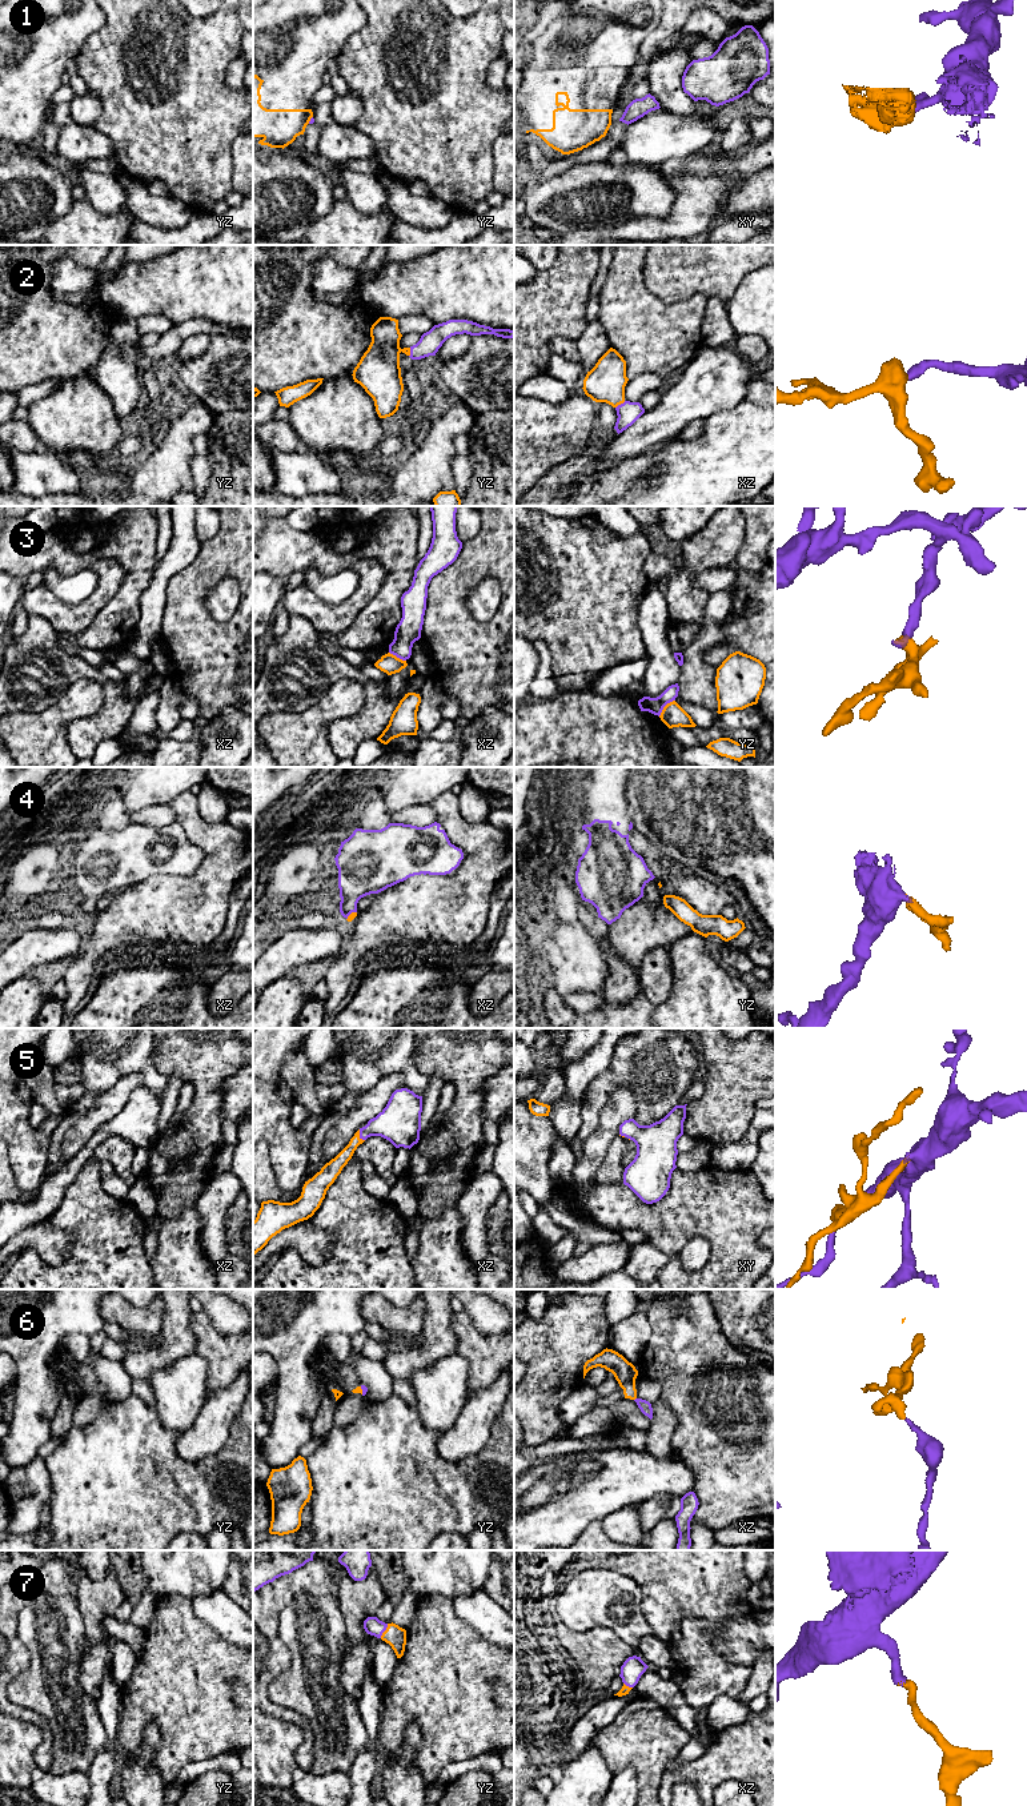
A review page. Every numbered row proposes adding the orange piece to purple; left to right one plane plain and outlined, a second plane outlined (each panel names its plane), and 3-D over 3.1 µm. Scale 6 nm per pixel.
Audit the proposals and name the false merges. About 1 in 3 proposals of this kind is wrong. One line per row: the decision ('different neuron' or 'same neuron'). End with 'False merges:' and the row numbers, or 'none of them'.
1: different neuron
2: same neuron
3: different neuron
4: same neuron
5: same neuron
6: same neuron
7: same neuron
False merges: 1, 3

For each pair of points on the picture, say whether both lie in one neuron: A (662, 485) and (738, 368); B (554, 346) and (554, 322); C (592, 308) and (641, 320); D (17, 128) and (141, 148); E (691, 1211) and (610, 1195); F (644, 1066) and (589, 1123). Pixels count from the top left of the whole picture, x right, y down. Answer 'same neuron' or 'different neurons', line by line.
A: different neurons
B: different neurons
C: different neurons
D: different neurons
E: same neuron
F: same neuron

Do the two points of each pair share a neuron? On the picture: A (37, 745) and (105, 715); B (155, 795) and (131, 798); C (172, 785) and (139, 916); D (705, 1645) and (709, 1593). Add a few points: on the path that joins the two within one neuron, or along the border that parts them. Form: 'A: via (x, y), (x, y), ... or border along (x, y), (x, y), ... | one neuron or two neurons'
A: border along (71, 721), (67, 727), (67, 745), (73, 753) | two neurons
B: via (149, 795), (139, 795), (136, 798) | one neuron
C: border along (188, 790), (179, 794), (169, 805) | two neurons
D: border along (727, 1618), (705, 1620), (686, 1617), (680, 1628) | two neurons

